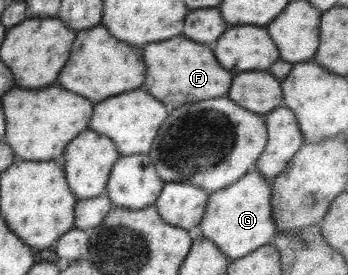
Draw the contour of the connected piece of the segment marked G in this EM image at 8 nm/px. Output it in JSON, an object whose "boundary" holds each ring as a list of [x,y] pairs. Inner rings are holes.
{"boundary":[[[255,169],[247,172],[235,183],[222,190],[214,191],[208,197],[203,220],[198,225],[202,237],[211,241],[229,259],[239,259],[249,255],[259,247],[270,244],[278,235],[277,226],[271,217],[271,181]]]}

